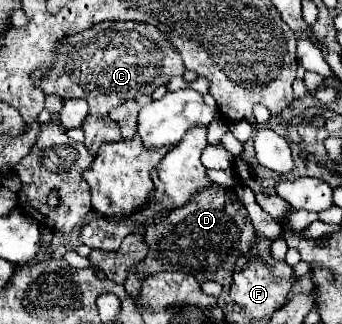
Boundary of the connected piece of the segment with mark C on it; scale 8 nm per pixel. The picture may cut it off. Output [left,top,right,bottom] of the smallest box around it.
[35,21,185,117]

